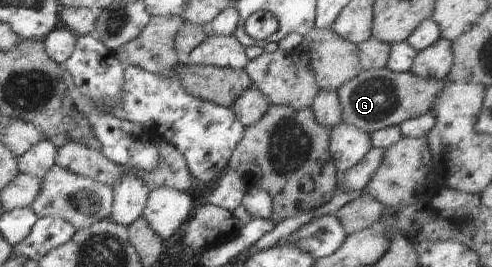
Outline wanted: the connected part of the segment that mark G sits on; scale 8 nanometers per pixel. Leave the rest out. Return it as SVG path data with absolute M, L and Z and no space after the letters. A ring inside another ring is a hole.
M387 67L363 70L339 89L342 121L368 134L386 127L399 127L405 120L429 112L435 96L447 81L435 78L426 80L411 72L392 72Z

